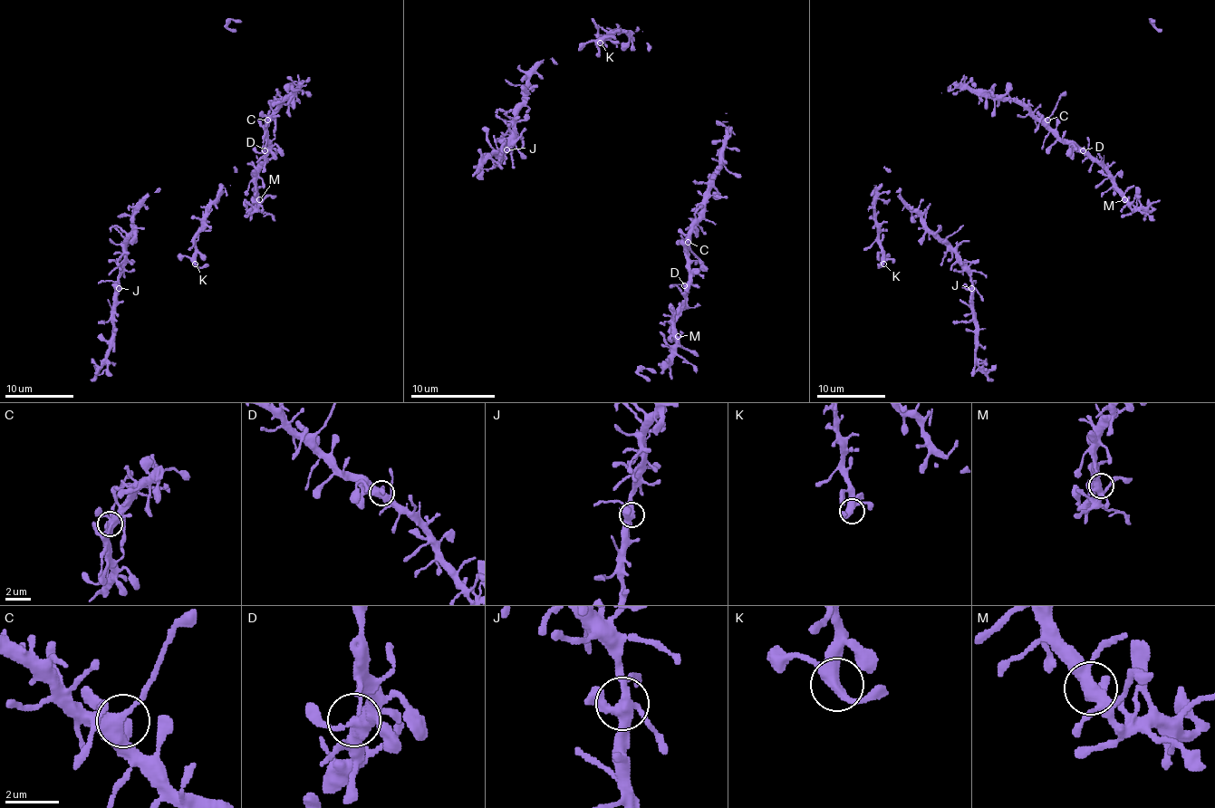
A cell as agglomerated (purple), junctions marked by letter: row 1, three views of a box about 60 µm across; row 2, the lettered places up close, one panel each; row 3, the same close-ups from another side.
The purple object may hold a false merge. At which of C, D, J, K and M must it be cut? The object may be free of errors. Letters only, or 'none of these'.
none of these

